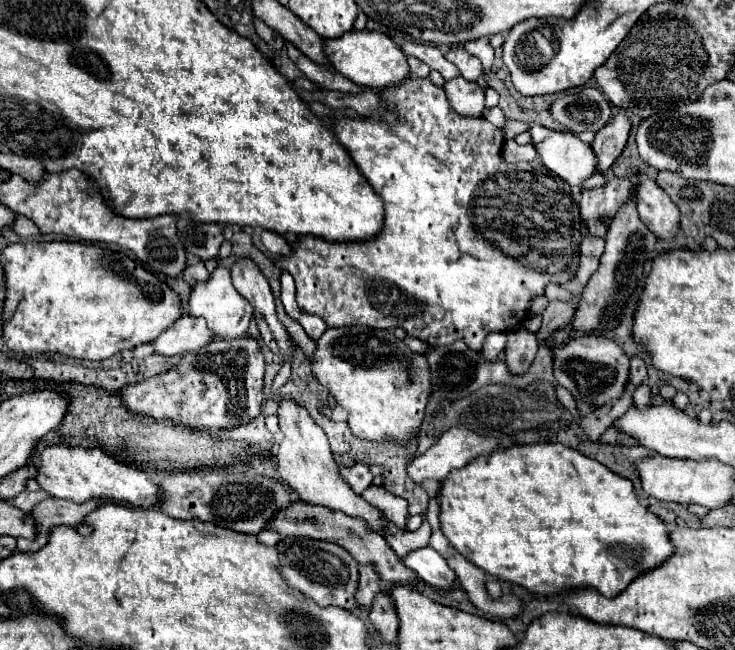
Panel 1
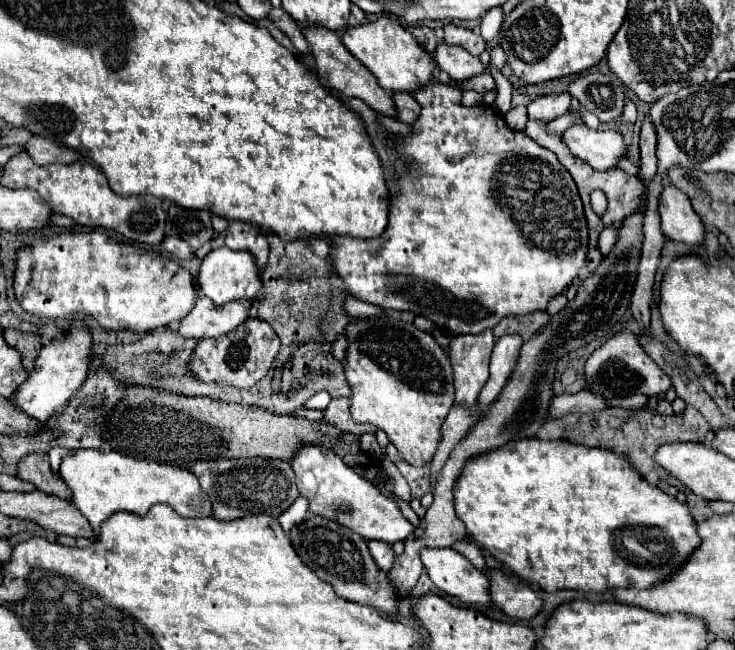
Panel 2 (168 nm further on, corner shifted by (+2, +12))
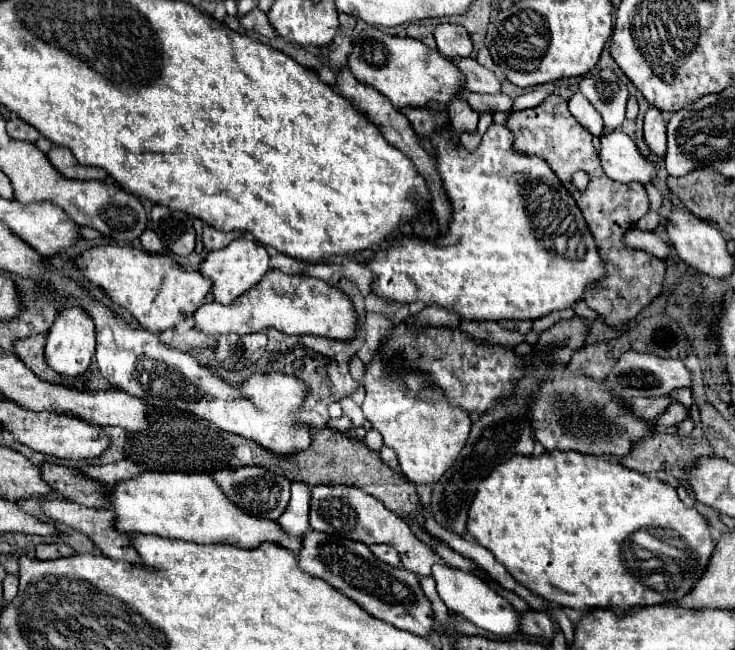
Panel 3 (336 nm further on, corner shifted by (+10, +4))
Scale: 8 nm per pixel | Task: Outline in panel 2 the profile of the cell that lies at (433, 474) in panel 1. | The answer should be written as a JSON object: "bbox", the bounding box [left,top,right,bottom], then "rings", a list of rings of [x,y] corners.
{"bbox":[448,330,494,406],"rings":[[[492,330],[480,334],[452,336],[448,350],[454,368],[456,404],[464,406],[476,404],[480,388],[488,380],[488,364],[492,348],[494,348]]]}

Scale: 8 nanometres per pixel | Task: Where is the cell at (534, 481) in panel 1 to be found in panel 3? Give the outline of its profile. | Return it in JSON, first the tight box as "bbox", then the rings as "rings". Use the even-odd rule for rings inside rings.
{"bbox":[466,450,714,614],"rings":[[[560,450],[542,452],[540,456],[512,456],[506,464],[494,468],[478,486],[466,530],[532,594],[558,606],[578,610],[610,608],[618,614],[632,606],[664,604],[682,598],[702,576],[714,550],[706,520],[696,508],[684,506],[670,484],[642,476],[616,462]],[[638,532],[648,532],[660,542],[670,544],[670,550],[660,554],[642,548],[634,542]]]}

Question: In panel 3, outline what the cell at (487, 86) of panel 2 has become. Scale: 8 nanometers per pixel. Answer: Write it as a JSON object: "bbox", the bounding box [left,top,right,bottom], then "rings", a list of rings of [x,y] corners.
{"bbox":[464,92,514,112],"rings":[[[464,92],[466,102],[476,112],[510,112],[514,100],[502,92],[498,94],[476,94],[476,92]]]}

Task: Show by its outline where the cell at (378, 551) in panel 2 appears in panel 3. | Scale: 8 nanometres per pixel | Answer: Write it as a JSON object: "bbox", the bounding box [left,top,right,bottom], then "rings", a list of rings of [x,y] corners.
{"bbox":[370,544,400,566],"rings":[[[374,544],[374,546],[370,546],[370,552],[374,552],[374,556],[378,556],[378,560],[382,560],[384,564],[400,566],[400,558],[394,548],[388,548],[384,544]]]}

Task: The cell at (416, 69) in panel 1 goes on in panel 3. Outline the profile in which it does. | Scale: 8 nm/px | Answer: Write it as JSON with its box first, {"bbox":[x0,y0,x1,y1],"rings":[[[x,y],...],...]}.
{"bbox":[408,24,436,48],"rings":[[[410,24],[410,26],[408,26],[408,36],[410,36],[410,38],[418,38],[418,40],[422,40],[428,48],[436,48],[432,30],[426,28],[426,26],[422,26],[422,24]]]}

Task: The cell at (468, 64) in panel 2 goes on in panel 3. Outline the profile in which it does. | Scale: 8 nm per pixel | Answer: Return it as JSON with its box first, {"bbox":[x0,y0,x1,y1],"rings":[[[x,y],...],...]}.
{"bbox":[452,58,500,94],"rings":[[[452,58],[452,62],[464,76],[464,90],[482,94],[500,92],[500,80],[494,76],[494,72],[478,64],[474,58]]]}

